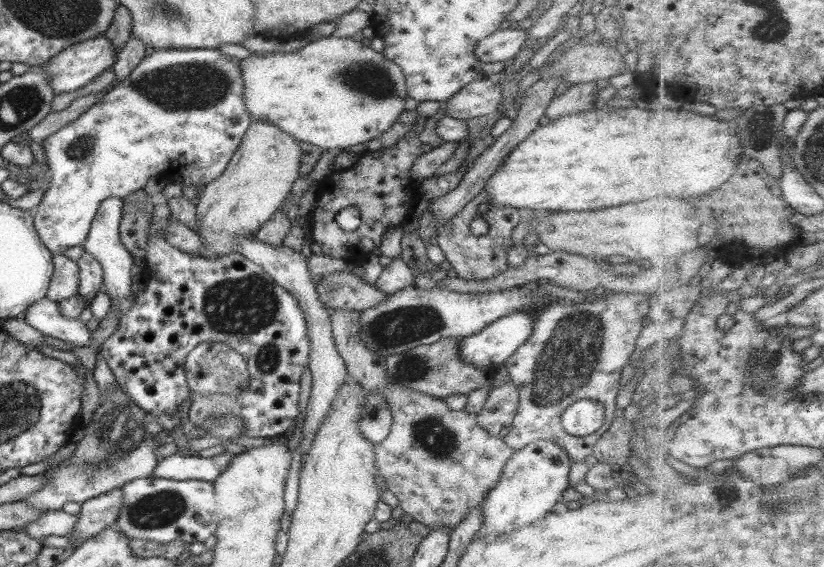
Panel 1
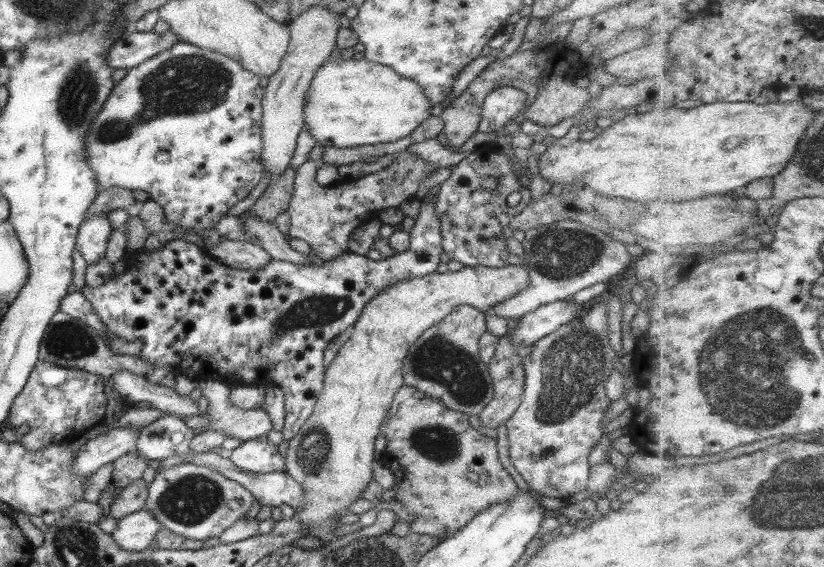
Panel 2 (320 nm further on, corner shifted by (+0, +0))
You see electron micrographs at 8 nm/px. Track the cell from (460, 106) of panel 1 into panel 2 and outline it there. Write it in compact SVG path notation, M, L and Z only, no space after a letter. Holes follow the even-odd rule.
M511 86L495 88L482 102L479 117L479 132L500 131L509 121L521 112L527 95Z

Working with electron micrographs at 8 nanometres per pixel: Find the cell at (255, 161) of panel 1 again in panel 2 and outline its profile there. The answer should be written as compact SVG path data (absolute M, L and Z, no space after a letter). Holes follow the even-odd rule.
M311 5L307 10L298 14L291 22L287 24L289 33L289 42L286 53L280 62L280 67L268 78L268 83L264 88L264 95L261 101L261 140L262 153L261 160L264 166L264 172L269 172L271 177L281 174L288 166L288 162L292 157L296 138L301 132L303 121L303 105L305 95L308 91L309 83L315 74L315 71L328 59L335 48L335 38L337 30L339 30L338 15L329 10L325 5Z

